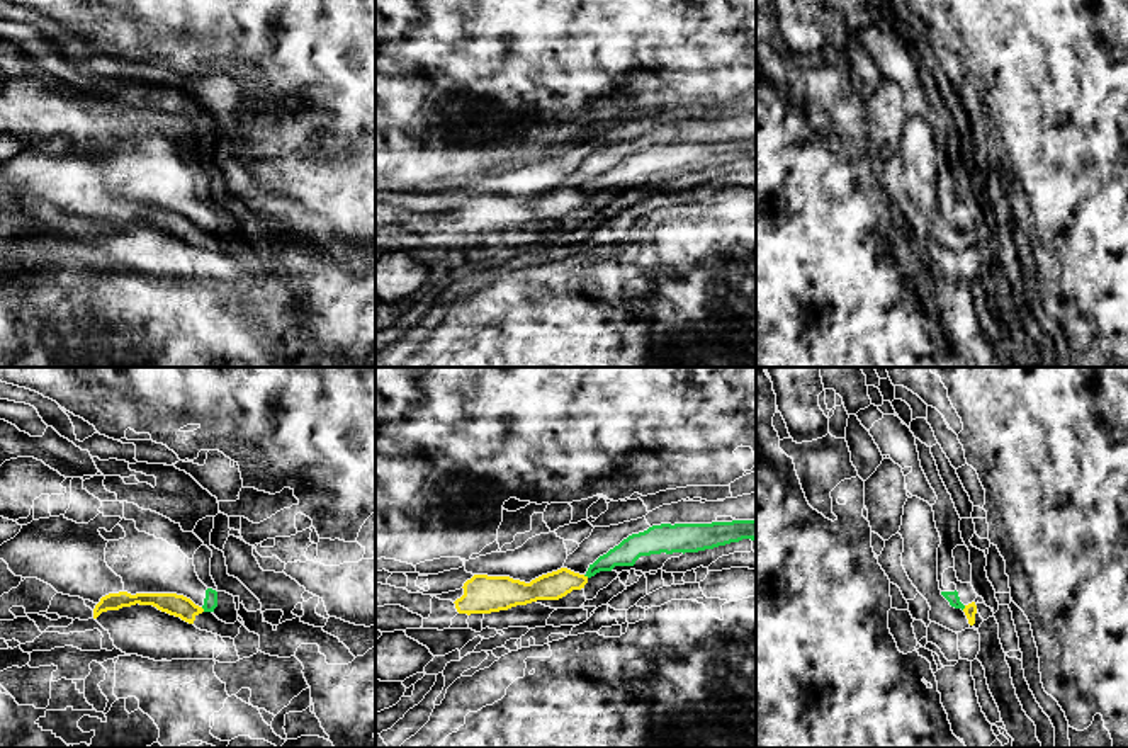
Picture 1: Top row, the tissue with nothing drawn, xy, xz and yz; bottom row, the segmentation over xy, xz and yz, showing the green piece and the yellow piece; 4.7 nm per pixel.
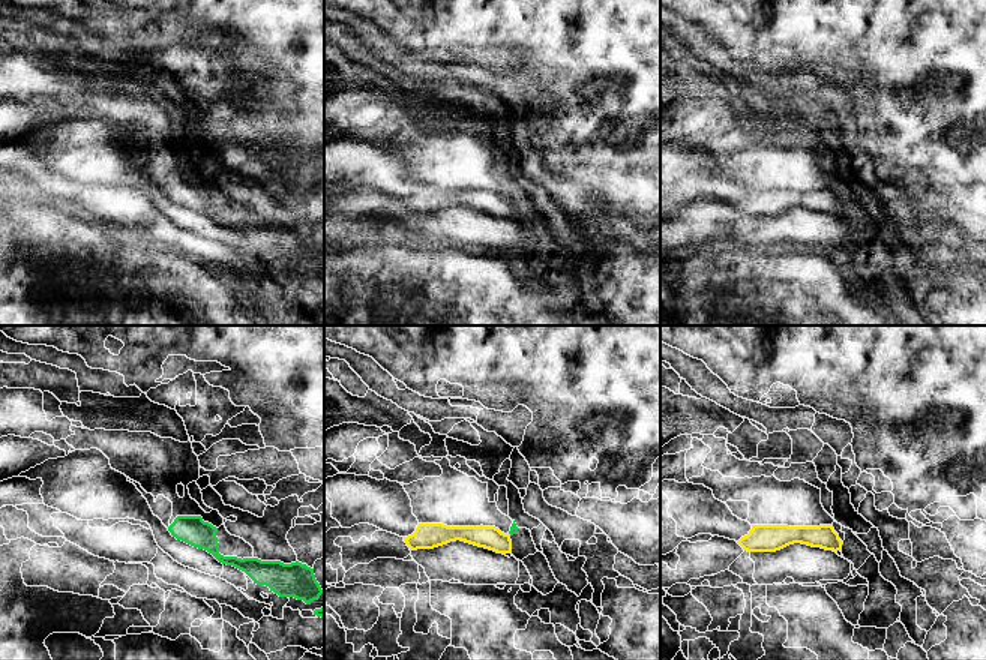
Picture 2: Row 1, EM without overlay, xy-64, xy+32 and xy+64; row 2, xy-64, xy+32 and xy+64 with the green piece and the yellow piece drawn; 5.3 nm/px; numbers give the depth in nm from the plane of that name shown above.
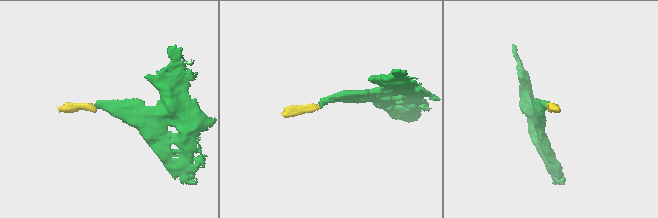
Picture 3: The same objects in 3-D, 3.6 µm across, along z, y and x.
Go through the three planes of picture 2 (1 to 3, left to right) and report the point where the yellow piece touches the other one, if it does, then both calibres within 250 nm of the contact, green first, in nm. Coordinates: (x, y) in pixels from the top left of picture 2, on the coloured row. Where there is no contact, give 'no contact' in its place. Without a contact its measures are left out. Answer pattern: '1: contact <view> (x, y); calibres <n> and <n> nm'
1: no contact
2: no contact
3: no contact

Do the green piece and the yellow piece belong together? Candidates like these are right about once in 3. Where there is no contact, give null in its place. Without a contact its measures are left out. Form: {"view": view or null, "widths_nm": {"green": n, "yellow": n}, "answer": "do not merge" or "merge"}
{"view": "xy", "widths_nm": {"green": 60, "yellow": 110}, "answer": "do not merge"}

